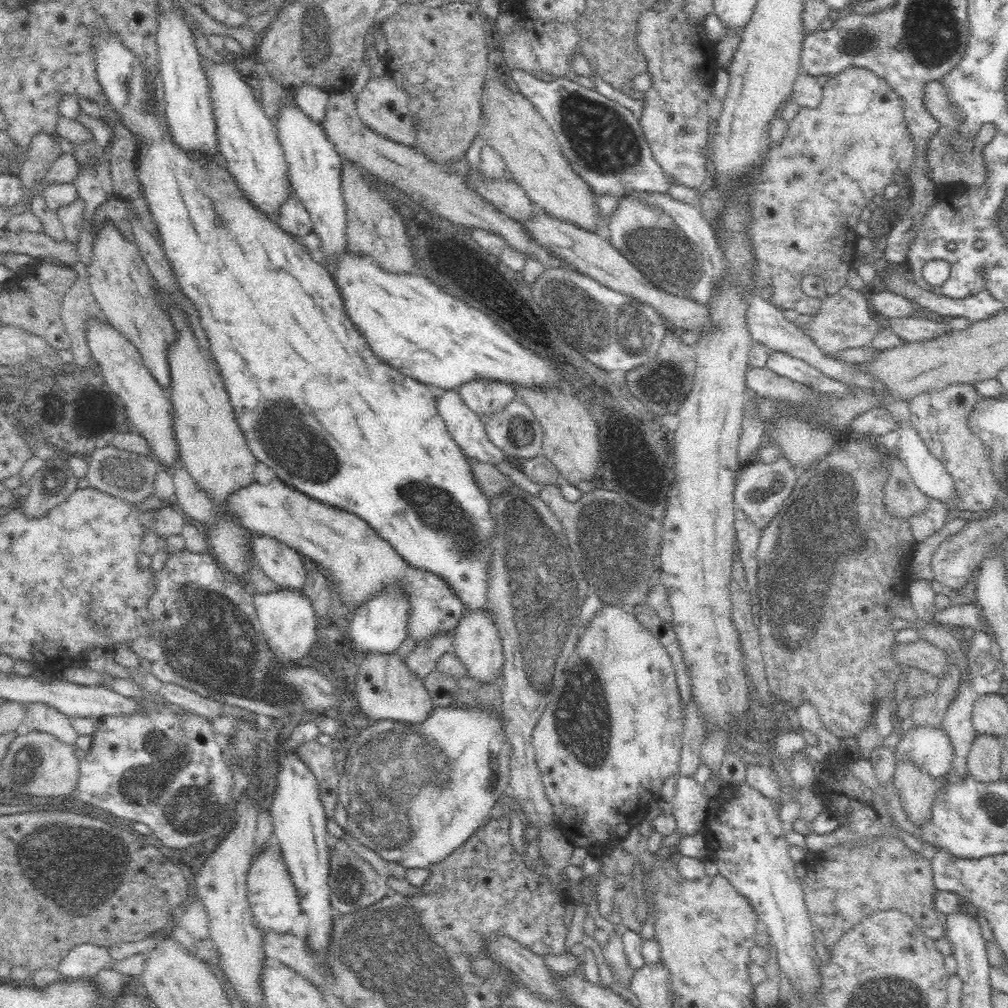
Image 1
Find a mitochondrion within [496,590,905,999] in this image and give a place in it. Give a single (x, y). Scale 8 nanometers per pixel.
(586, 722)

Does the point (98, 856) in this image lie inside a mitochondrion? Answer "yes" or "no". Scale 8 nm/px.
yes

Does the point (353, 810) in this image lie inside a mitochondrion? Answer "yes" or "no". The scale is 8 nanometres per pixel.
yes

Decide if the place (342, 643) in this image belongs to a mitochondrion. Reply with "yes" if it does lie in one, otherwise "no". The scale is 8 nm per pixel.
no

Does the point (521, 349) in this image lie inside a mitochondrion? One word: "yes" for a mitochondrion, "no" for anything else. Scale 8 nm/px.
no

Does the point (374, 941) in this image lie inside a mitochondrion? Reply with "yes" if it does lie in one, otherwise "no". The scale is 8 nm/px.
yes

